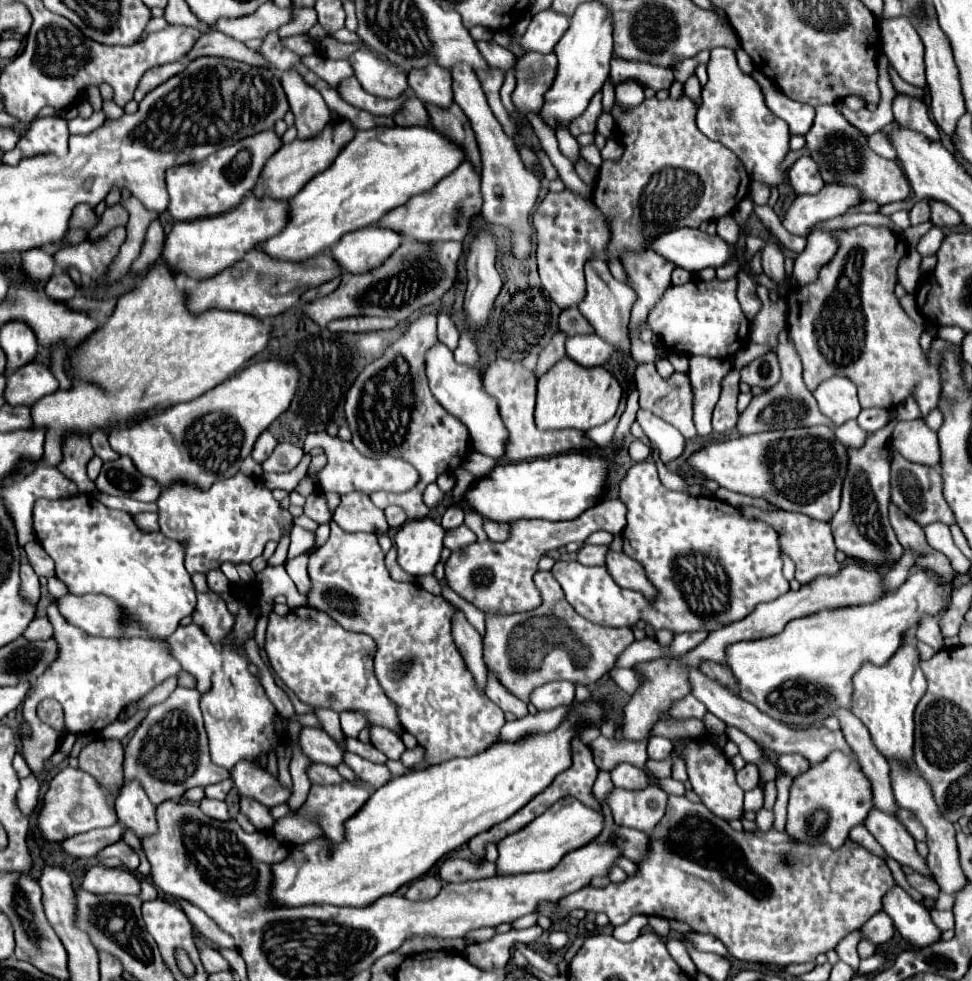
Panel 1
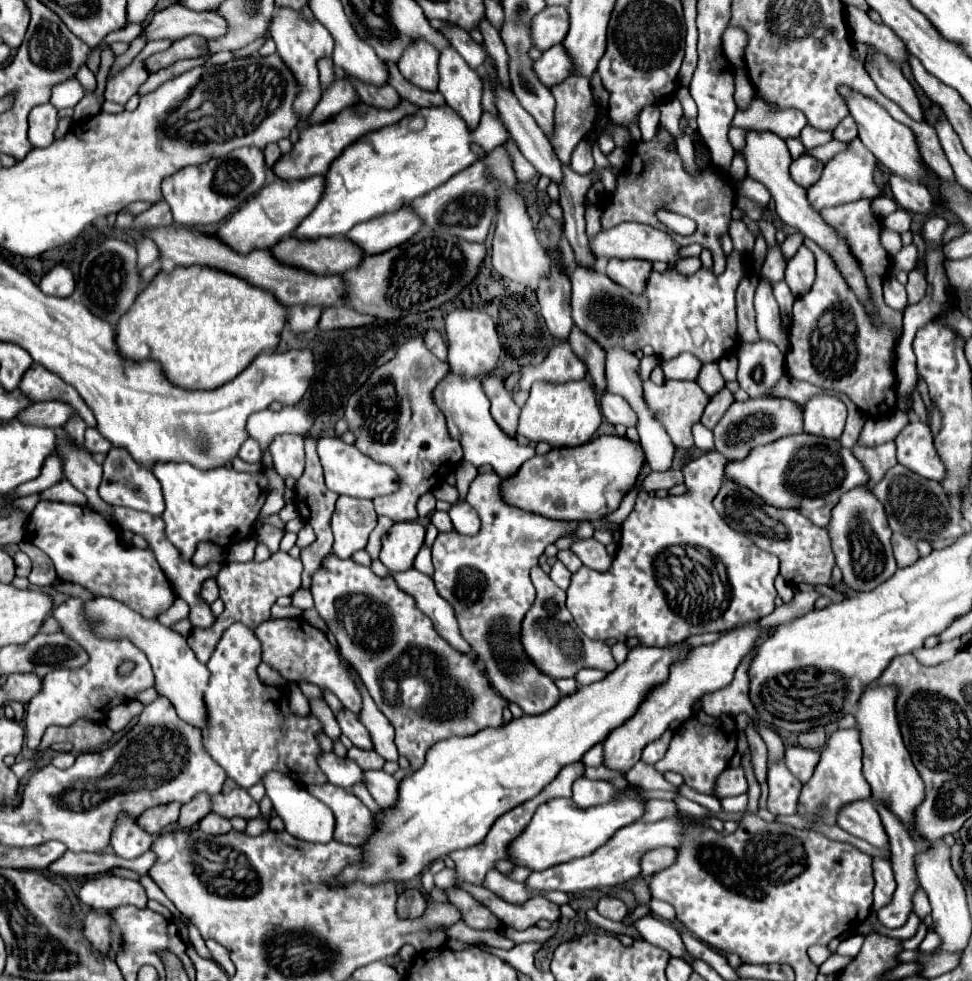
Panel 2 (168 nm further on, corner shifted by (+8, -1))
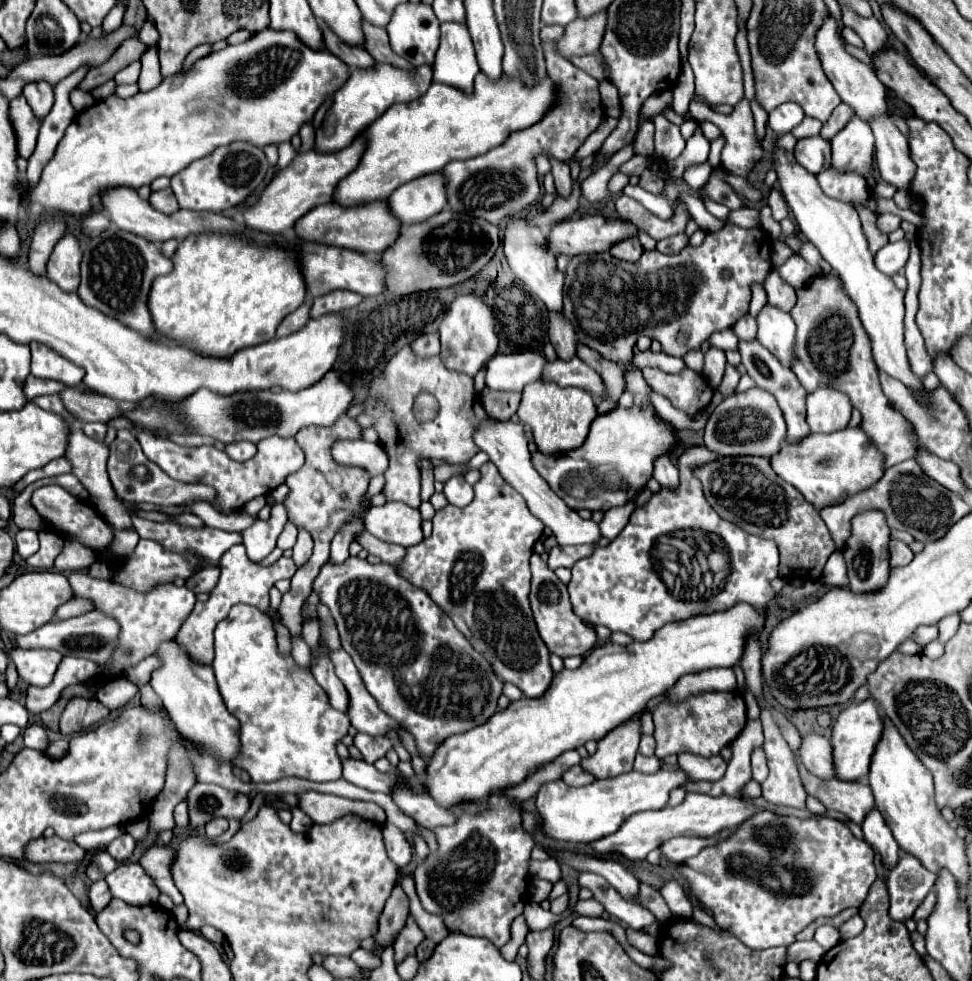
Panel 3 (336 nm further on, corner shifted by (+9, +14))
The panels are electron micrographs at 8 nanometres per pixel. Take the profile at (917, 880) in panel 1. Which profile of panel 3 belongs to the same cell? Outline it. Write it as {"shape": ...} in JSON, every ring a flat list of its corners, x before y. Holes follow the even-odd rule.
{"shape":[[932,891,932,893,926,897,926,901,916,909,914,921,926,921,926,919,930,917,930,913,934,911,934,905,936,905,936,893]]}

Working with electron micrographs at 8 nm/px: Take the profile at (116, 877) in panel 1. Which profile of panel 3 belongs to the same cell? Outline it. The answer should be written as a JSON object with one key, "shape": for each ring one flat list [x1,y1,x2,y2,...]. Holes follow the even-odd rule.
{"shape":[[140,863,118,865,106,877,106,881,112,895,126,901,128,905,156,905,160,895,160,889]]}

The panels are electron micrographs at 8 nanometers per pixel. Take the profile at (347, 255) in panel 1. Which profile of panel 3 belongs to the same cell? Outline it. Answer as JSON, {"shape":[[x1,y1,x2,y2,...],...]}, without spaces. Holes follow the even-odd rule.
{"shape":[[432,173,428,177,408,181,408,185,400,185,400,189,388,197,388,205,390,211,406,225,430,219,446,207,444,173]]}

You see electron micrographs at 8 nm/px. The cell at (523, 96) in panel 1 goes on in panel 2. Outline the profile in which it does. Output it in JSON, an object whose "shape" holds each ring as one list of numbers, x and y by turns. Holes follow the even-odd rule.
{"shape":[[561,44,549,48,547,52,543,52,543,56,539,60,533,62,533,70,537,72,537,78,547,88,565,80,569,76,571,68,573,68,573,64,569,62,569,56,567,56,567,52,563,50]]}

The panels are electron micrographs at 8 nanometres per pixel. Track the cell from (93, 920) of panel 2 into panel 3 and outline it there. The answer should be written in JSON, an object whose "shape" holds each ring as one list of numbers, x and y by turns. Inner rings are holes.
{"shape":[[100,879,100,881,92,883,92,885,90,885,90,889,88,889,88,895,90,895,92,907,94,907,96,911,102,911,102,909,110,903,110,899,112,899,110,889,108,889,108,883,106,883,104,879]]}

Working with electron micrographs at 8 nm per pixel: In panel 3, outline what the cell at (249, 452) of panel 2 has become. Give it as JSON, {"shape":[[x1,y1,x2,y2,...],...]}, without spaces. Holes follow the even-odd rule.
{"shape":[[240,441,240,443,232,443,232,445,226,445,226,455,232,457,234,461,248,461,250,457,256,455,256,445,250,443,250,441]]}

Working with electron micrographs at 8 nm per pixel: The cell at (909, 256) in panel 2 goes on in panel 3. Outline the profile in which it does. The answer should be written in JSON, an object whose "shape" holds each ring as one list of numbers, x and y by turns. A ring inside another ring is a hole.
{"shape":[[902,239,898,243,888,243,884,245,876,255,874,255,874,263,876,263,876,269,882,271,884,275,892,277,896,275,908,261,908,241]]}

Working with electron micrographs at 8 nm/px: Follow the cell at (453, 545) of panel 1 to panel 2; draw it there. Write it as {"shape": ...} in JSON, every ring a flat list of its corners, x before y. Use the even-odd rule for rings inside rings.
{"shape":[[439,510,433,512,431,524,433,524,439,532,451,532,451,530,453,530,453,522,451,522,451,518,449,518,447,512,439,512]]}

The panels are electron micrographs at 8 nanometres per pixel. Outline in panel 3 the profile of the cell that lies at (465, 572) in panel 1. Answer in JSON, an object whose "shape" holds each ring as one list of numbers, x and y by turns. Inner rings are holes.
{"shape":[[488,461,486,465,480,467,482,479,478,485,474,485,474,501,466,507,444,507,436,511,432,519,432,535,426,537,422,543,408,547,404,561,396,565,396,571,400,577,410,581,412,585,424,589,444,613,454,621,456,629,472,641,472,647,492,665,496,677,502,681,514,683,526,697,540,697,554,673,548,661,548,647,538,635,530,603,528,603,528,593,530,593,530,567,528,559,532,555,534,543,542,535,542,521,532,517,532,513,526,507,524,497,508,485,498,469]]}

